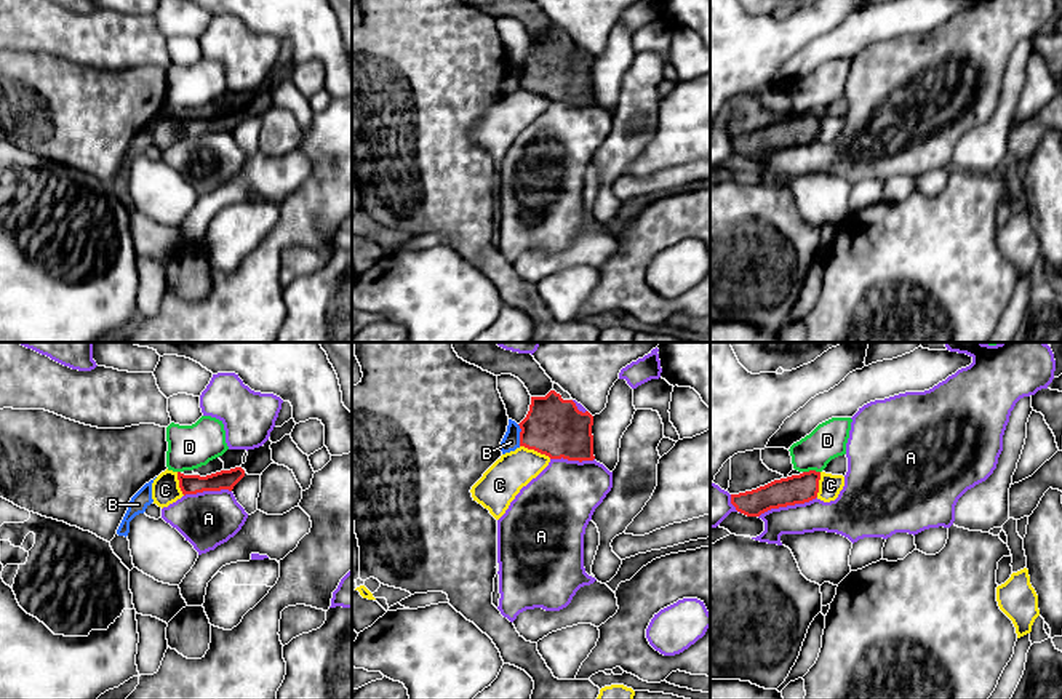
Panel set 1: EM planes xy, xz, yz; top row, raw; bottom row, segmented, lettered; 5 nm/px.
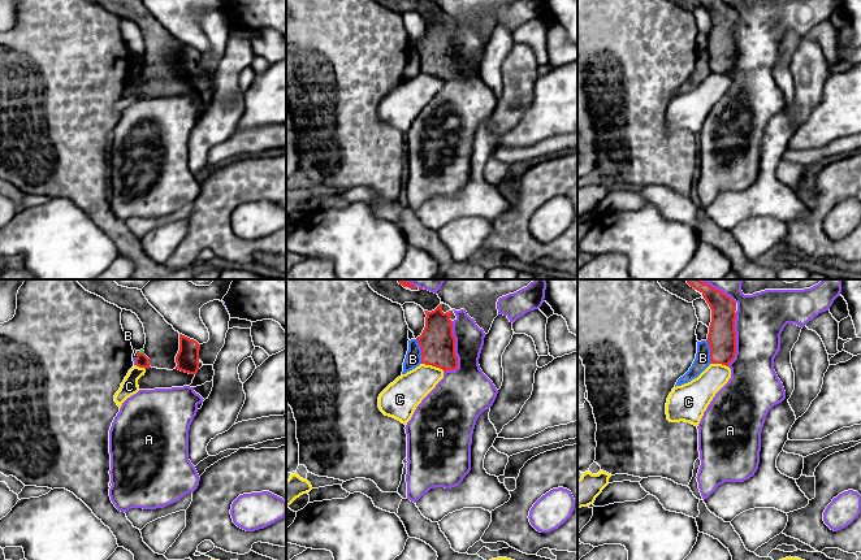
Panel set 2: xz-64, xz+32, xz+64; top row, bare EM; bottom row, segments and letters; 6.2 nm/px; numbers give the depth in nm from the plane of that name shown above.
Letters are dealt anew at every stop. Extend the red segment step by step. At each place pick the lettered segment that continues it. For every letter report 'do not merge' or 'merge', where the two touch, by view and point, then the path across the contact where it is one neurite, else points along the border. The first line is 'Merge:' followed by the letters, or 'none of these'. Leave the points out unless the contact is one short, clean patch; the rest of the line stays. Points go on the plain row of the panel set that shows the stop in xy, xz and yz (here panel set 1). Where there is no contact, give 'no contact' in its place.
Merge: none of these
A: do not merge; meets red in yz at (787, 146)
B: do not merge; meets red in xz at (520, 77); border along xz (517, 66), (520, 71), (520, 87)
C: do not merge; meets red in xz at (536, 91); border along xz (520, 87), (550, 99)
D: do not merge; meets red in yz at (811, 112)

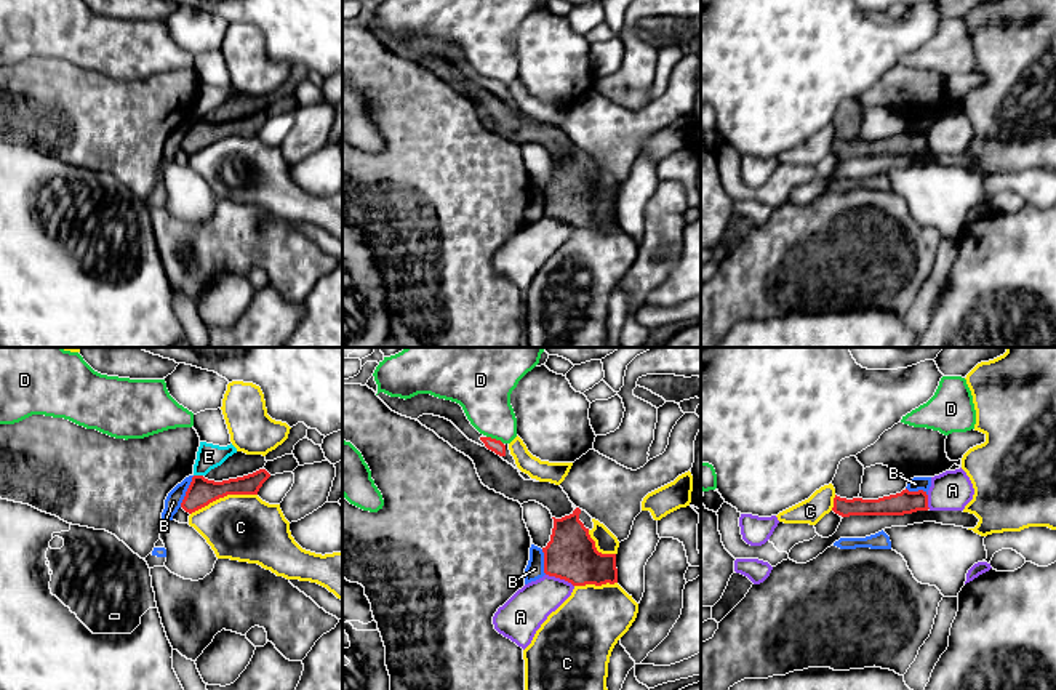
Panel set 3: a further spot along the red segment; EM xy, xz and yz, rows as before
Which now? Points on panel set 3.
Merge: none of these
A: do not merge; meets red in xz at (560, 220); border along xz (546, 215), (564, 220), (573, 228)
B: do not merge; meets red in xy at (186, 133); border along xy (194, 117), (180, 148)
C: do not merge; meets red in xy at (223, 138)
D: do not merge; meets red in xz at (495, 80); border along xz (487, 77), (503, 85)
E: do not merge; meets red in xy at (199, 117)

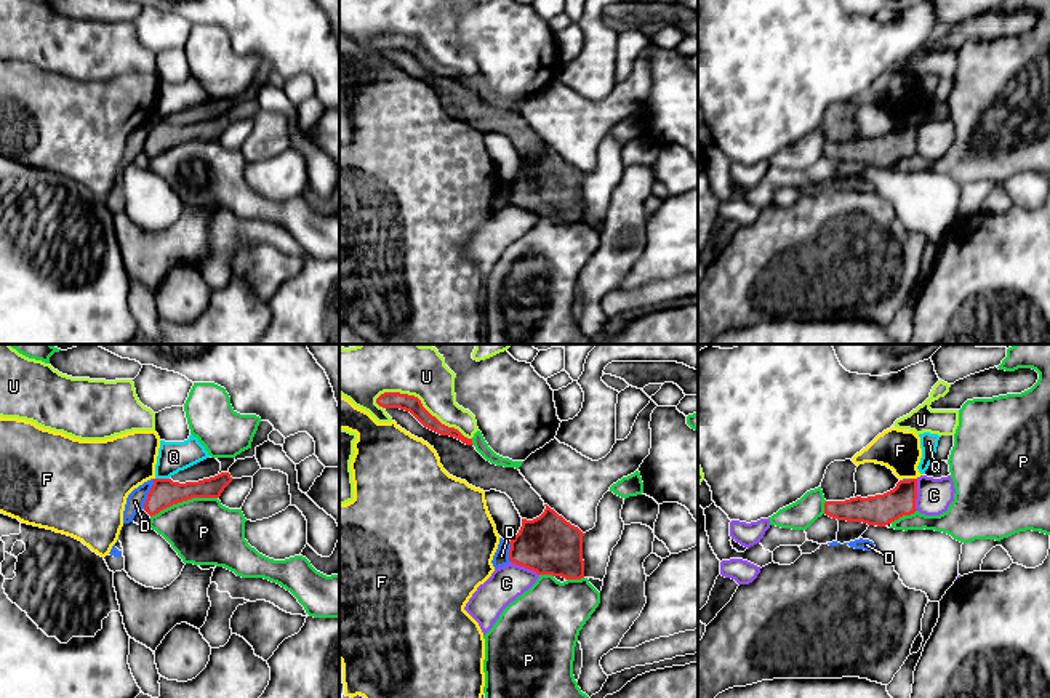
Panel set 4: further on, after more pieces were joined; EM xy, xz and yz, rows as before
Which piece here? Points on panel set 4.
Merge: none of these
C: do not merge; meets red in yz at (916, 136); border along yz (917, 120), (916, 151)
D: do not merge; meets red in xy at (148, 135); border along xy (154, 120), (143, 149)
F: do not merge; meets red in yz at (913, 120); border along yz (909, 119), (916, 120)
P: do not merge; meets red in xy at (183, 141)
Q: do not merge; meets red in xy at (162, 120)
U: do not merge; meets red in xz at (421, 47)

